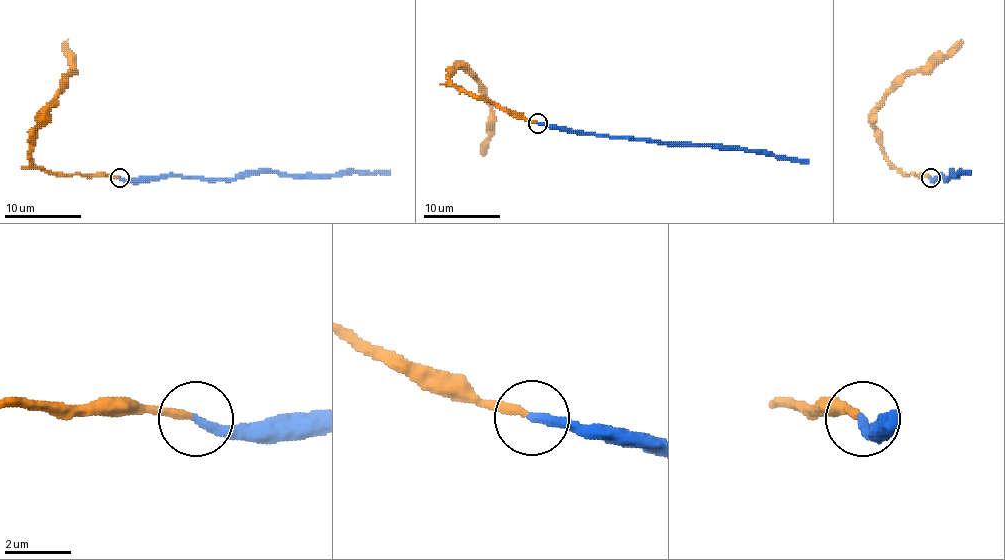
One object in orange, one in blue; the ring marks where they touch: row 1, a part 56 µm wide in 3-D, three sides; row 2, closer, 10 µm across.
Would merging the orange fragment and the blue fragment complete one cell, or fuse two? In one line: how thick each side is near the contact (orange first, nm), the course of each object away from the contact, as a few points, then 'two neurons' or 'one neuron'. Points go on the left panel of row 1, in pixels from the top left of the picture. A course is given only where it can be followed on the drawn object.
240/280 nm | orange via (118, 178), (50, 174), (33, 163), (33, 134), (41, 126), (41, 112), (72, 70), (70, 49), (64, 41) | blue via (120, 178), (241, 178), (251, 174), (347, 174), (390, 170) | one neuron

